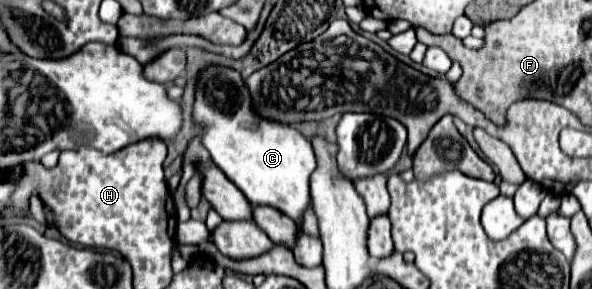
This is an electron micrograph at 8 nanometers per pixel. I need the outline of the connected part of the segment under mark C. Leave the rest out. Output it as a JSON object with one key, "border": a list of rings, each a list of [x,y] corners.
{"border":[[[205,66],[199,72],[193,102],[193,122],[199,128],[201,144],[211,154],[215,166],[257,206],[273,206],[297,220],[311,202],[309,176],[317,168],[311,142],[283,122],[269,122],[251,108],[251,94],[241,72],[225,66]]]}

